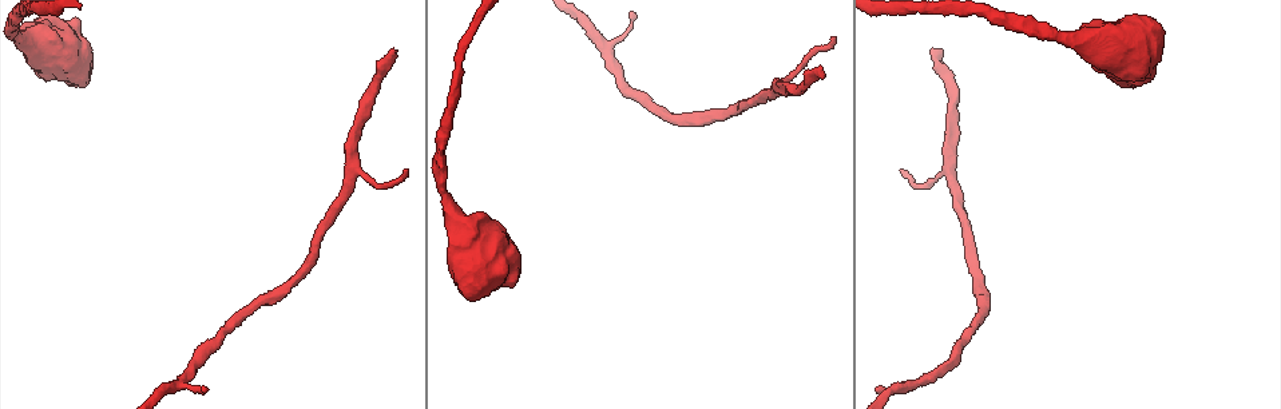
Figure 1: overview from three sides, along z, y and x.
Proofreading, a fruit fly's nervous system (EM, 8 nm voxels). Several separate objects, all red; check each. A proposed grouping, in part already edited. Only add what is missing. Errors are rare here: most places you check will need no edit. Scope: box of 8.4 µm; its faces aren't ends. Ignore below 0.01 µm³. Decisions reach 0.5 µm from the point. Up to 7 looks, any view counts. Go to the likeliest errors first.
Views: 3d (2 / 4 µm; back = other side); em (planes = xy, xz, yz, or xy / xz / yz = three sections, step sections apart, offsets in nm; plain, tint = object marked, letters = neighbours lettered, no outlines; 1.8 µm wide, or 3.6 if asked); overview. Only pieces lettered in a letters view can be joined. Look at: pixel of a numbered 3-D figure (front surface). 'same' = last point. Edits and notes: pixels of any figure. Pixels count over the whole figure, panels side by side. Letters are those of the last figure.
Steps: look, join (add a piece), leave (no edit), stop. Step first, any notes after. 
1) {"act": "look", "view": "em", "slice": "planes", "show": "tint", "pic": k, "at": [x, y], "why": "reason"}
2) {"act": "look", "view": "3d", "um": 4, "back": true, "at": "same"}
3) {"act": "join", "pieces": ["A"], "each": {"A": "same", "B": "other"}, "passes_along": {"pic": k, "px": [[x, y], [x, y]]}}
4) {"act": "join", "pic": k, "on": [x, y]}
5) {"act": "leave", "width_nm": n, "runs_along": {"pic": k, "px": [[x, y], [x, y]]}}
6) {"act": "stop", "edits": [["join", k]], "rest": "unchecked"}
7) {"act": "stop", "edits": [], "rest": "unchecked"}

{"act": "look", "view": "3d", "um": 2, "pic": 1, "at": [932, 51], "why": "free end"}

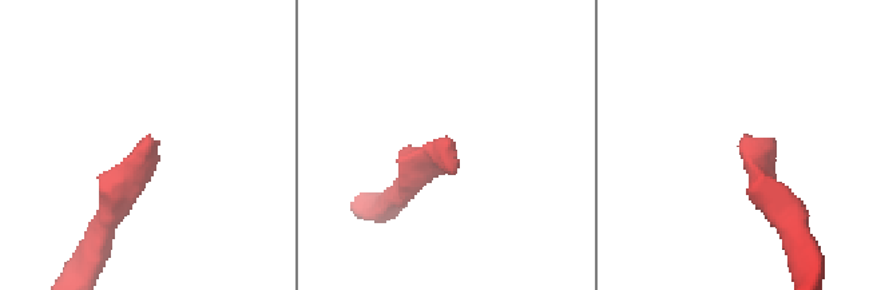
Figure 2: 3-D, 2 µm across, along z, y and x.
{"act": "look", "view": "em", "um": 3.6, "slice": "xz", "step": 16, "show": "letters", "pic": 2, "at": [751, 141]}

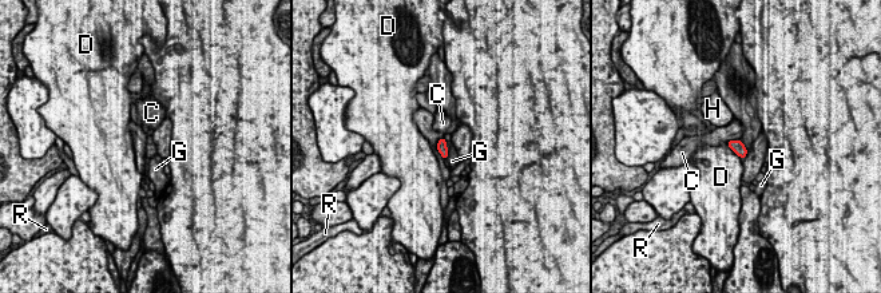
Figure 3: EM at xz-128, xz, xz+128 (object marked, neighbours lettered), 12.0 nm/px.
{"act": "look", "view": "em", "um": 3.6, "slice": "planes", "show": "letters", "at": "same", "why": "another direction"}

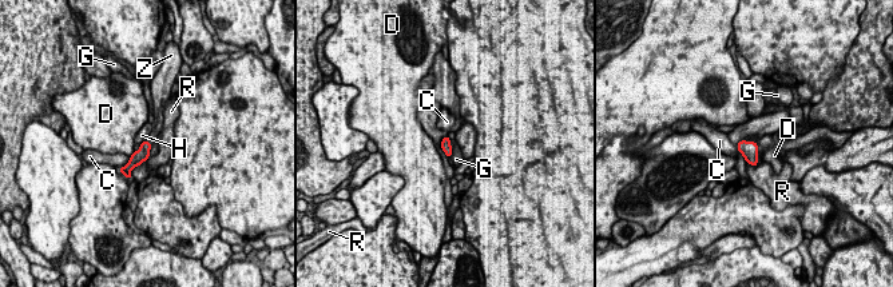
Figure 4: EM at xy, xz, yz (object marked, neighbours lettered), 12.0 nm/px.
{"act": "join", "pieces": ["Z"], "width_nm": 130, "each": {"C": "other", "D": "other", "G": "other", "H": "other", "R": "other", "Z": "same"}, "passes_along": {"pic": 4, "px": [[143, 152], [147, 142], [158, 124]]}, "found": "it goes on there"}

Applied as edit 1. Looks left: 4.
{"act": "look", "view": "overview"}

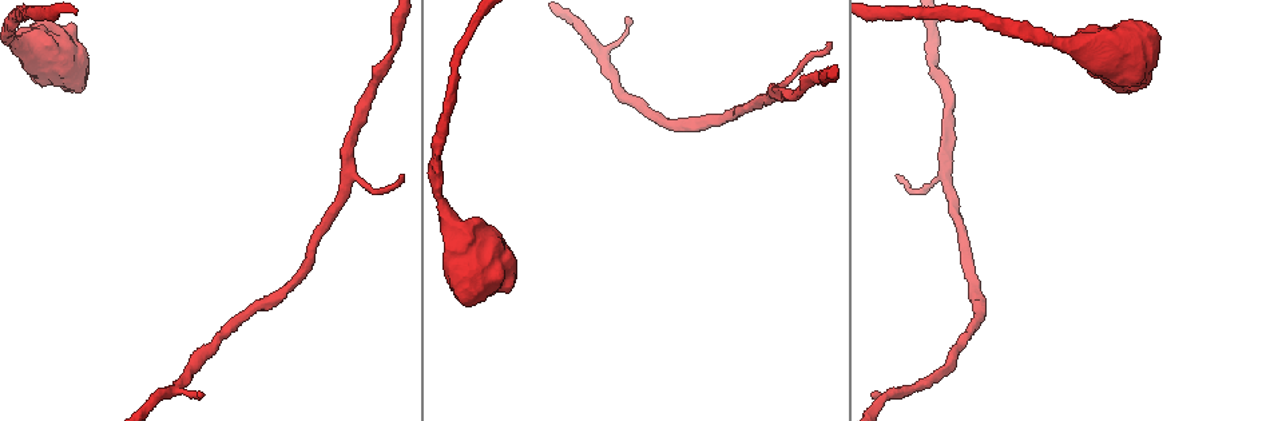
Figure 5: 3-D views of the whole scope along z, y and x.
{"act": "look", "view": "em", "um": 3.6, "slice": "xy", "step": 8, "show": "tint", "pic": 5, "at": [80, 91], "why": "stops while still wide"}

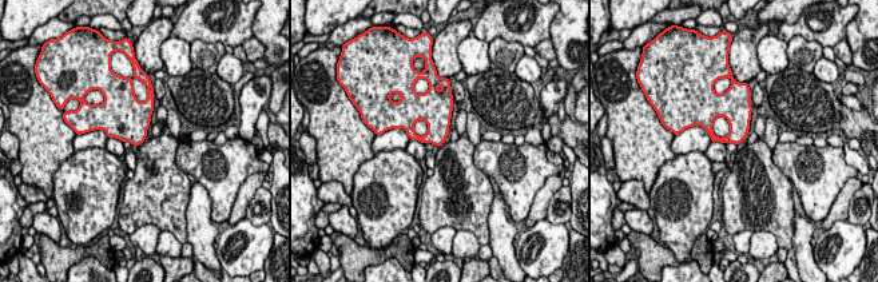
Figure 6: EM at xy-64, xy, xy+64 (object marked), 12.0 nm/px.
{"act": "look", "view": "em", "um": 3.6, "slice": "planes", "show": "letters", "at": "same"}

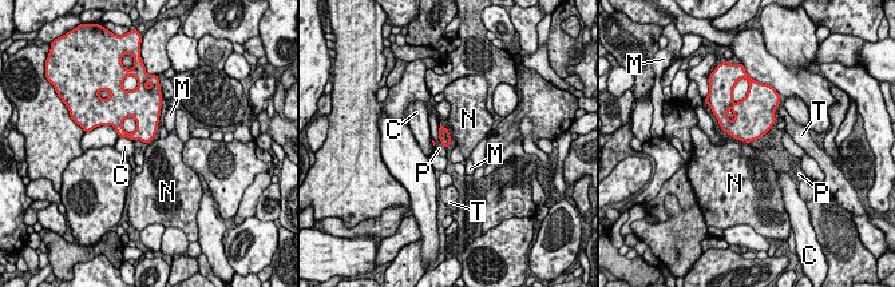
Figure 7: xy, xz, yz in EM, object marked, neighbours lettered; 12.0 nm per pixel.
{"act": "leave", "each": {"C": "other", "M": "other", "N": "other", "P": "other", "T": "other"}, "border": {"pic": 7, "px": [[740, 140], [749, 143]]}, "found": "none of them fits"}

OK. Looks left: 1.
{"act": "look", "view": "em", "slice": "planes", "show": "letters", "pic": 5, "at": [348, 169], "why": "arms part here"}

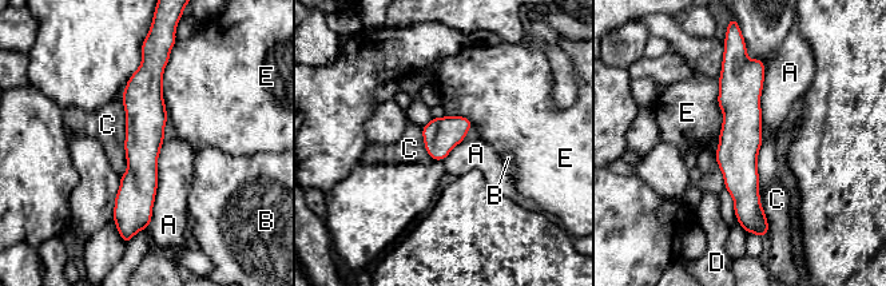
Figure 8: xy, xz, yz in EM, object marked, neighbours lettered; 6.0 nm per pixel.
{"act": "leave", "each": {"A": "other", "B": "other", "C": "other", "D": "other", "E": "other"}, "runs_along": {"pic": 8, "px": [[151, 60], [144, 84], [138, 221]]}, "found": "no lettered piece goes on from it"}

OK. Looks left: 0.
{"act": "stop", "edits": [["join", 4]], "rest": "unchecked"}

